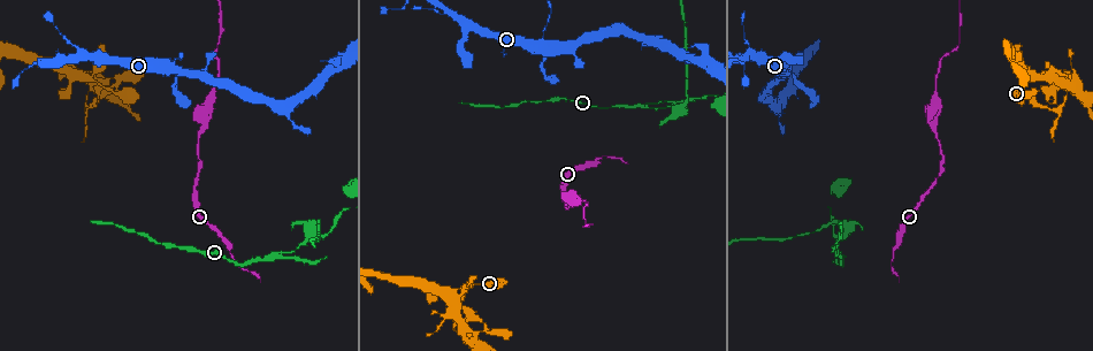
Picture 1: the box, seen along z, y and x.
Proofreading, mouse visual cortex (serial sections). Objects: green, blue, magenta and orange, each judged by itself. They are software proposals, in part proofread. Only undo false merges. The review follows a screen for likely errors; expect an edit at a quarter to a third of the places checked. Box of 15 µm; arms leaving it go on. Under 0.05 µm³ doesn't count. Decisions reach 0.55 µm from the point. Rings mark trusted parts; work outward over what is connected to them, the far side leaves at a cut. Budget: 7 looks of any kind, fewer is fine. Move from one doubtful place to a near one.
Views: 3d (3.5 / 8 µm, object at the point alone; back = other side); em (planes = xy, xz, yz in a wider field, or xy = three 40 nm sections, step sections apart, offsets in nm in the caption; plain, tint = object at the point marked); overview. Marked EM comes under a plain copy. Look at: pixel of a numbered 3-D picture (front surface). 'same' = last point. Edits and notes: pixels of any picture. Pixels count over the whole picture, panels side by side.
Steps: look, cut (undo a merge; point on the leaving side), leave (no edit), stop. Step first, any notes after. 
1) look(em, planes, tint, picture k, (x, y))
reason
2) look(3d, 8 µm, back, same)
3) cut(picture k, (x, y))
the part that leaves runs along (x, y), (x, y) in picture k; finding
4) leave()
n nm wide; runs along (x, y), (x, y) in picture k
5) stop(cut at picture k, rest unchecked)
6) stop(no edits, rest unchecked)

look(3d, 3.5 µm, picture 1, (1067, 96))

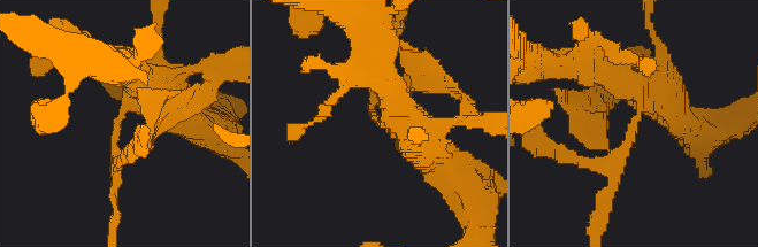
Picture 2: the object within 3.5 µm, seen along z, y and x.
cut(picture 2, (613, 168))
two cells meet here

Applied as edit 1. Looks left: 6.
look(3d, 3.5 µm, picture 1, (5, 50))
two arms in line, one across

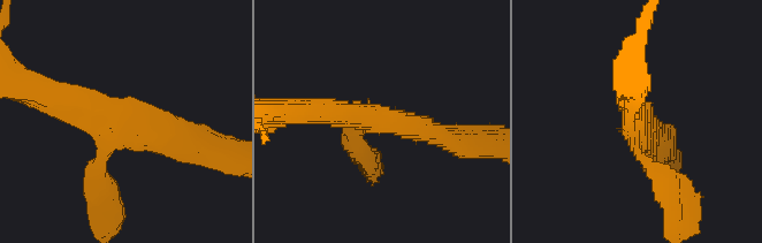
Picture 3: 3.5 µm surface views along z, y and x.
look(em, xy, step 5, tint, picture 3, (125, 126))
3 arms; arms of 200, 300, 300 nm; shape alone is not enough

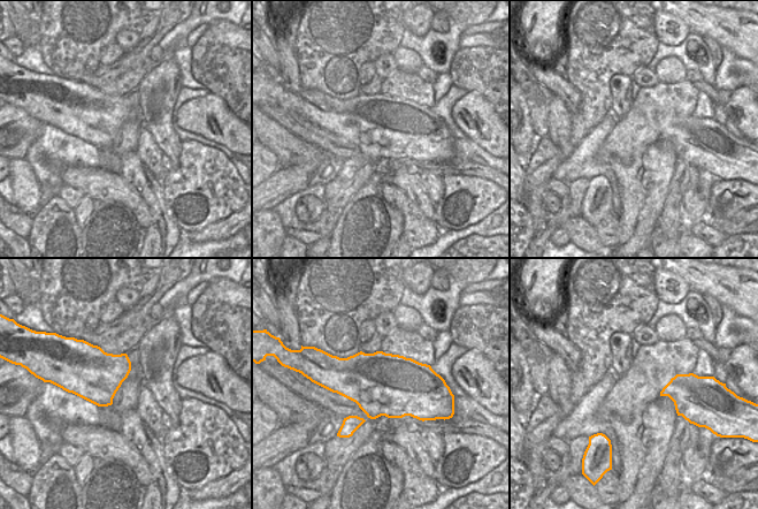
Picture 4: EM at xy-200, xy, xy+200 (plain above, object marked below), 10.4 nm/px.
leave()
runs along (196, 143), (124, 126), (104, 151), (100, 185) in picture 3; one cell here

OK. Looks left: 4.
look(3d, 3.5 µm, back, picture 1, (207, 125))
arms part here

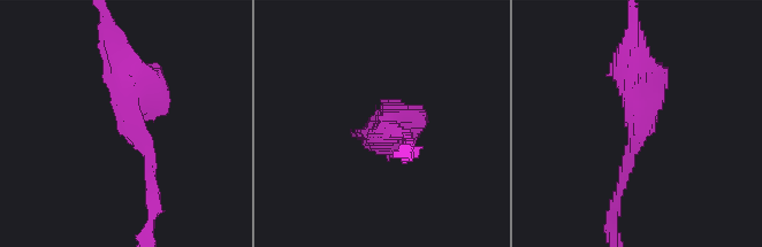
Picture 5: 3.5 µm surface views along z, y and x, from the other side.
look(em, xy, step 2, tint, picture 5, (127, 118))
need the tissue

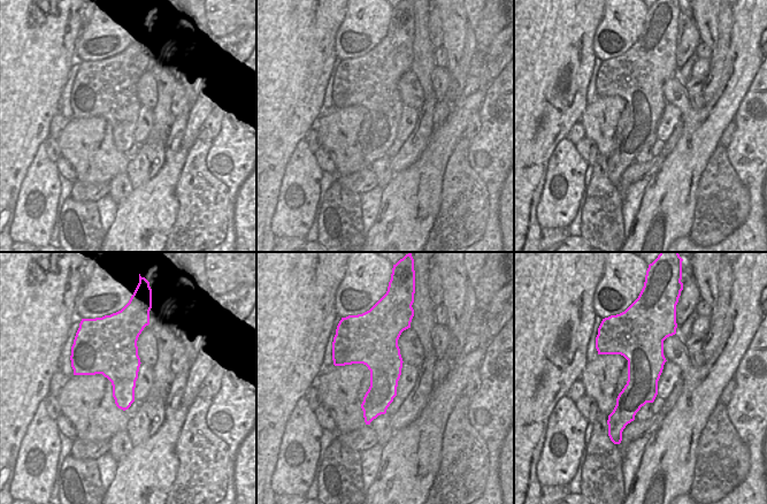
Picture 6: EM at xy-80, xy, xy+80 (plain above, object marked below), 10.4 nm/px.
leave()
runs along (151, 186), (112, 45) in picture 5; continuous, no second cell

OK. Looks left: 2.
stop(cut at picture 2, rest unchecked)

